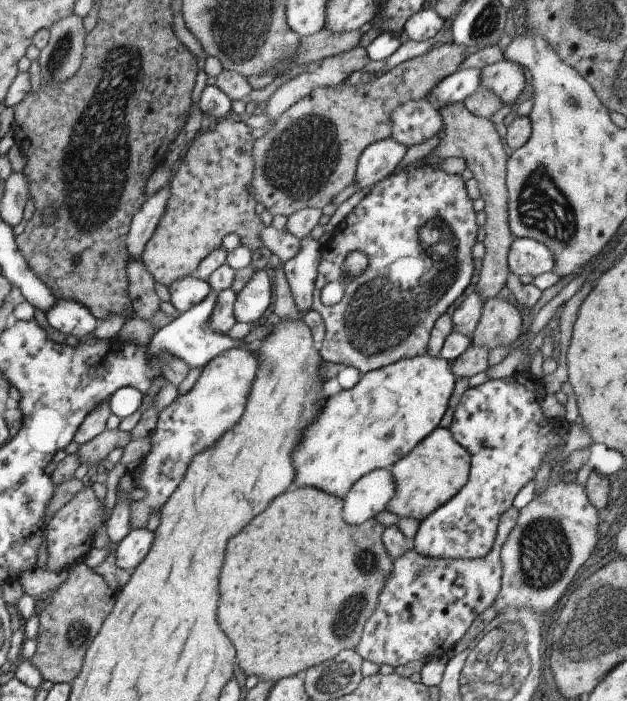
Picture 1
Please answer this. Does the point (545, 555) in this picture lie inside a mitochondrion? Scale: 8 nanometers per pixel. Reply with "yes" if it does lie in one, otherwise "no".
yes

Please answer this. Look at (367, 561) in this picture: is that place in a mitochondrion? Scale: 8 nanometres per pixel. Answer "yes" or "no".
yes

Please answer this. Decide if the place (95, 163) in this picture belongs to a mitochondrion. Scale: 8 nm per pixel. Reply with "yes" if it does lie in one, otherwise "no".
yes

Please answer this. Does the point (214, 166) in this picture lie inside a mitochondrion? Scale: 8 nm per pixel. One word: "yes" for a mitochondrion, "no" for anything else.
no

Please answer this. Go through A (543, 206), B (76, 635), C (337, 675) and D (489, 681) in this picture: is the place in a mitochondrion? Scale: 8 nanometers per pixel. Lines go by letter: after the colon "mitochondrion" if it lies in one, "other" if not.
A: mitochondrion
B: mitochondrion
C: mitochondrion
D: mitochondrion

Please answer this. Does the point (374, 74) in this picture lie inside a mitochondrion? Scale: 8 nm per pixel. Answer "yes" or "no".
no

